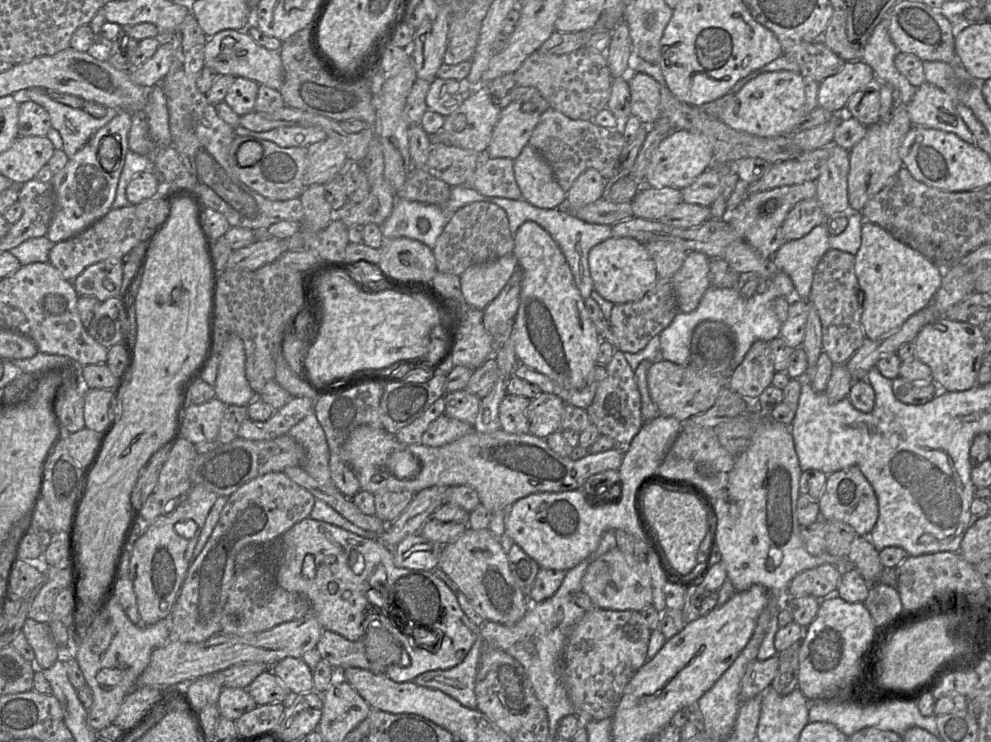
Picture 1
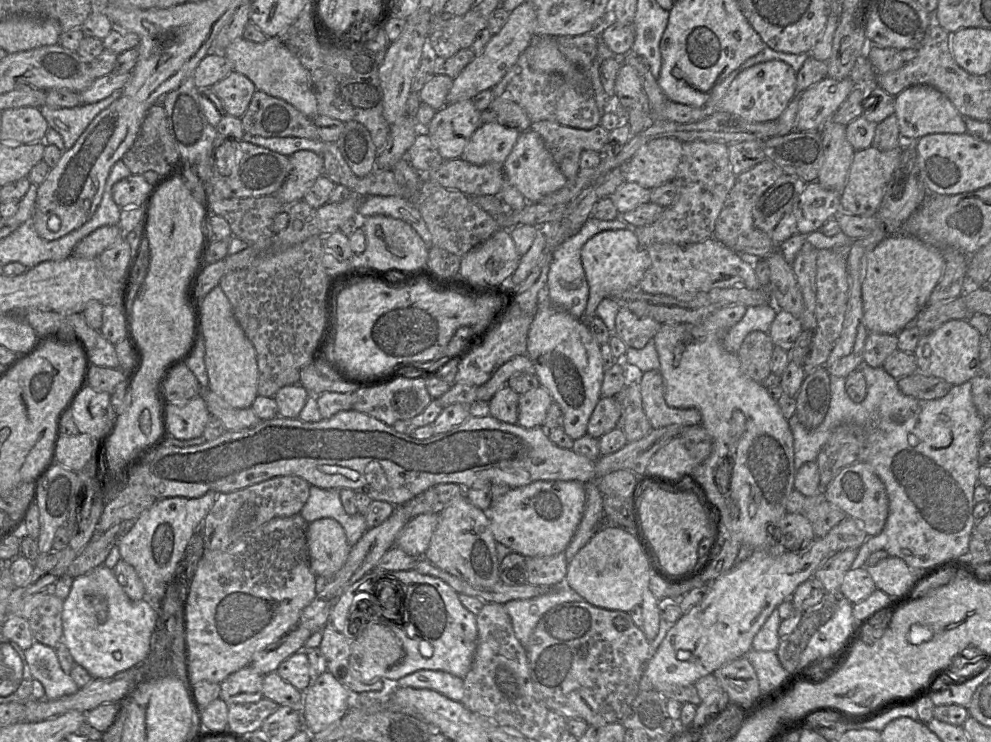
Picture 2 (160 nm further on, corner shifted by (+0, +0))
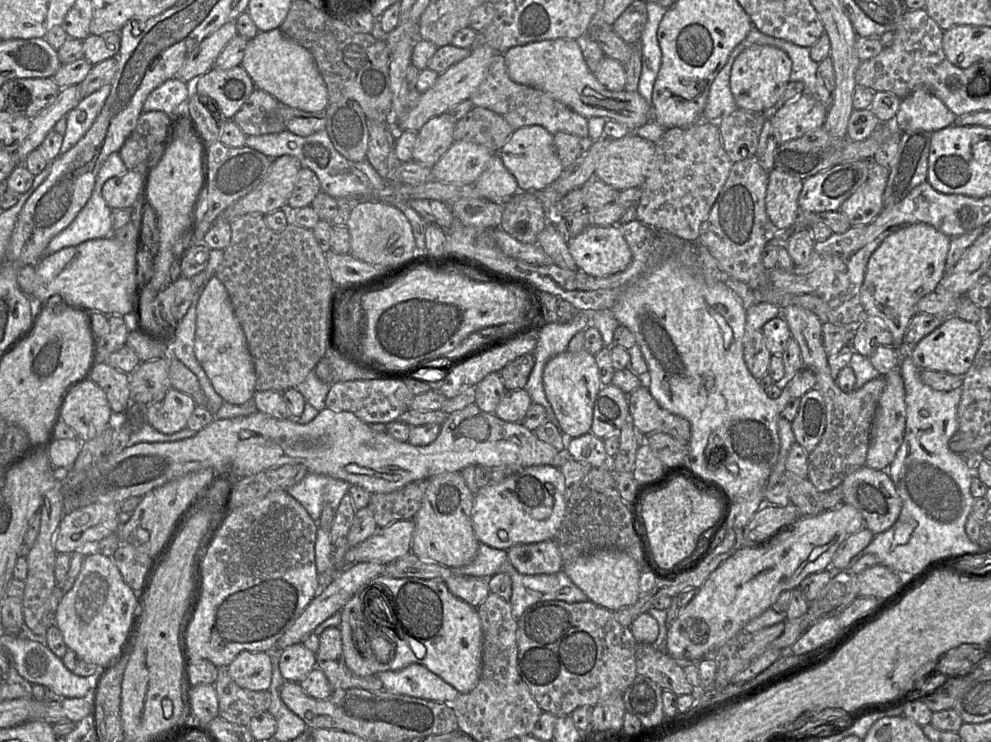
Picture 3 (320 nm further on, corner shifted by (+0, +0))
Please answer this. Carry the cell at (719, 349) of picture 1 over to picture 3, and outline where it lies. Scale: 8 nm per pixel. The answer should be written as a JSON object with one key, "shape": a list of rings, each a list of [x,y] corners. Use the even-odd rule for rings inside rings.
{"shape":[[[640,386],[628,395],[629,416],[635,428],[643,435],[667,433],[680,442],[691,438],[690,422],[661,408],[648,388]]]}

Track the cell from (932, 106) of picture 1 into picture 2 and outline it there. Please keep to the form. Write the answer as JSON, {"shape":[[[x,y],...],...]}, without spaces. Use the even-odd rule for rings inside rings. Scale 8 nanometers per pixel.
{"shape":[[[930,85],[910,86],[896,95],[895,114],[904,142],[915,142],[928,134],[964,134],[967,132],[963,116],[942,92]]]}

